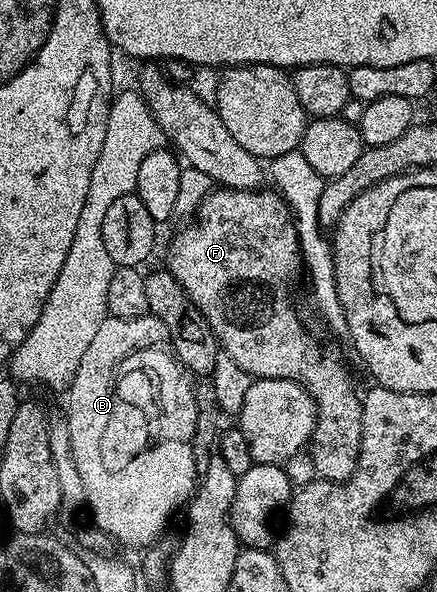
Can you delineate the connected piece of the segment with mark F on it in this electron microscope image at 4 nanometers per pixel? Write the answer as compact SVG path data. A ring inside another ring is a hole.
M224 187L212 188L211 193L199 205L193 220L187 225L175 238L171 241L171 246L167 249L167 268L177 279L177 283L181 283L181 287L189 295L189 299L201 311L201 315L205 315L205 319L209 323L209 327L215 332L215 337L219 341L220 350L226 356L233 359L233 363L237 363L237 367L241 367L241 371L245 371L252 379L264 377L265 379L289 379L298 381L300 385L304 385L307 393L315 400L317 416L315 418L315 433L309 442L309 452L313 459L313 467L316 474L324 481L348 481L354 475L356 467L359 465L359 448L361 447L361 439L363 438L363 398L360 390L355 390L355 381L351 378L351 373L347 370L347 365L343 361L331 361L331 357L327 354L327 349L323 345L318 345L313 338L307 334L307 329L303 326L303 321L299 318L299 313L295 310L295 305L291 302L291 280L295 277L295 272L304 268L303 254L299 251L299 226L295 223L295 218L290 209L287 208L286 201L278 192L272 191L270 188L260 187L258 189L229 189Z

